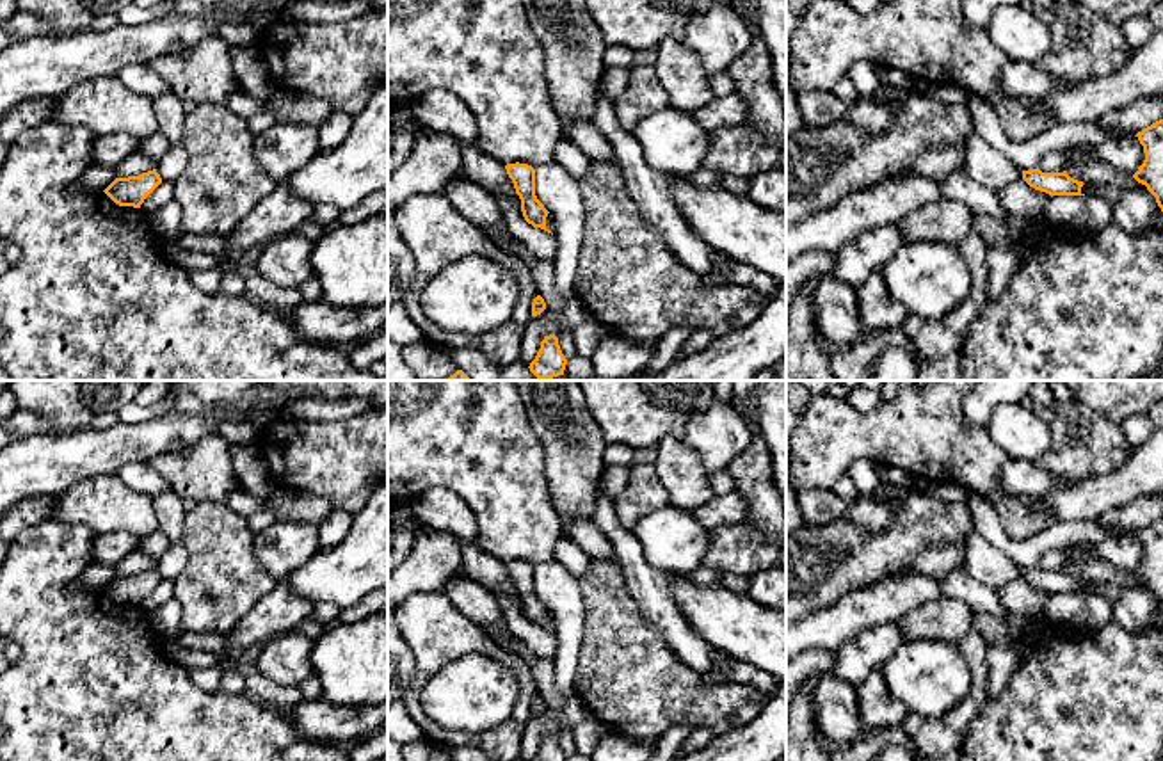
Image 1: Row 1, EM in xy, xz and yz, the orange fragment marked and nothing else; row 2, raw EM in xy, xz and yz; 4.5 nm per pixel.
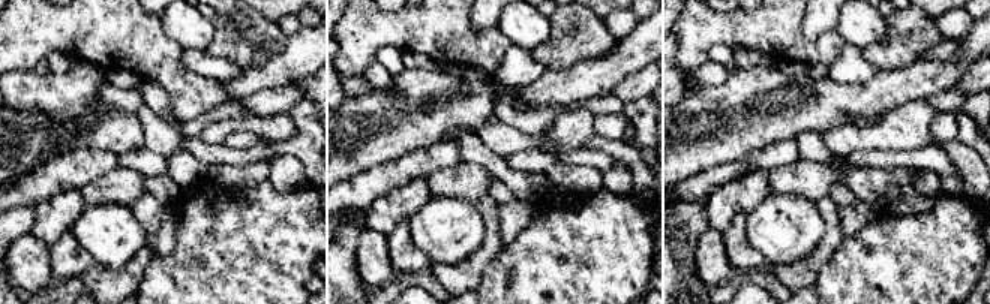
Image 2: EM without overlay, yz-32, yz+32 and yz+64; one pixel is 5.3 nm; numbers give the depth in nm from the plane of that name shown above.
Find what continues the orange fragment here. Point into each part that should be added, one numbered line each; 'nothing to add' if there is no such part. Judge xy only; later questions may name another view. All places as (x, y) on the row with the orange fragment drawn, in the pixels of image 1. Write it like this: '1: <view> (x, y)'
nothing to add

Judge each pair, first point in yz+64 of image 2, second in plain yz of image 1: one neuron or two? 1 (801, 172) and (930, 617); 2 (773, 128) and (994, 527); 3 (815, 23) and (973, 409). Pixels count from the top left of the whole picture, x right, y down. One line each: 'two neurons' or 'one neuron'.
1: one neuron
2: two neurons
3: one neuron

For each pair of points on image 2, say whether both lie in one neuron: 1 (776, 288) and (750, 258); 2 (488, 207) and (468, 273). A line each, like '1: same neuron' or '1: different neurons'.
1: different neurons
2: same neuron

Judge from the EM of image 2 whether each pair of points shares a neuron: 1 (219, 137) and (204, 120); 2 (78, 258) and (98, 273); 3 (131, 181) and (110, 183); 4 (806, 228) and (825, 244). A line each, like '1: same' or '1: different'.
1: different
2: different
3: same
4: different

